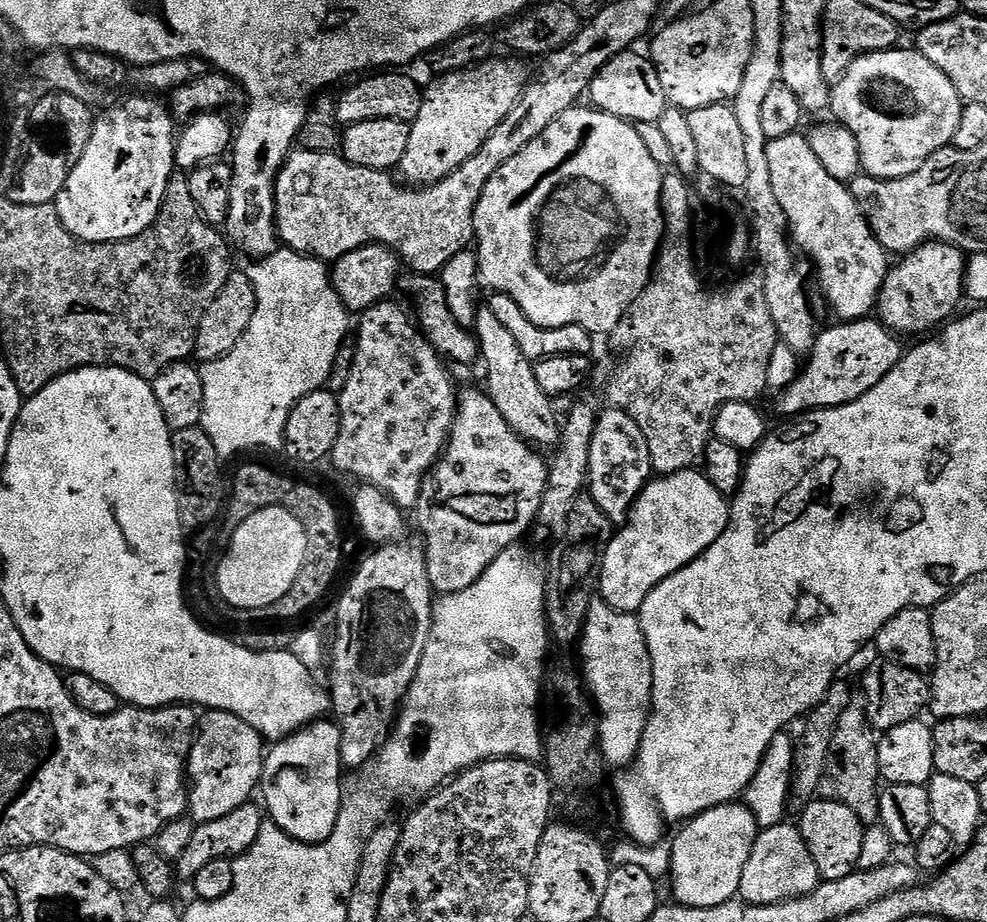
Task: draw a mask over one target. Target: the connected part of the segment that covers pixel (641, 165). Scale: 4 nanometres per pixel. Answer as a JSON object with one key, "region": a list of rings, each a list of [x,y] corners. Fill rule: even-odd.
{"region":[[[577,106],[566,110],[566,114],[554,118],[554,122],[550,122],[550,126],[546,126],[546,130],[542,130],[542,134],[538,134],[538,138],[530,142],[530,146],[526,146],[526,150],[518,150],[518,154],[514,154],[514,158],[510,158],[510,162],[502,166],[498,174],[494,174],[490,182],[486,182],[486,190],[482,190],[482,198],[478,198],[478,206],[474,210],[474,230],[476,231],[474,251],[480,263],[481,281],[487,287],[489,284],[492,292],[501,292],[514,298],[522,314],[526,314],[526,318],[530,318],[534,326],[558,328],[573,324],[585,328],[591,334],[615,332],[616,327],[625,319],[636,297],[644,291],[645,286],[654,276],[654,265],[660,250],[660,241],[666,235],[664,208],[660,205],[664,178],[665,173],[658,166],[658,162],[650,158],[650,150],[646,150],[642,138],[638,138],[635,124],[605,112],[597,112],[591,106]]]}

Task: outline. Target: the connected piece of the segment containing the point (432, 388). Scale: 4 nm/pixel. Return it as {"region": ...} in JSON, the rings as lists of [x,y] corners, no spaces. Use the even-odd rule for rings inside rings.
{"region":[[[385,302],[376,304],[359,317],[360,329],[355,329],[354,340],[356,336],[356,353],[352,356],[352,369],[348,372],[348,381],[344,384],[344,389],[339,389],[338,399],[340,401],[340,433],[338,440],[334,442],[330,464],[333,464],[340,472],[345,472],[348,476],[357,476],[357,481],[371,484],[378,490],[385,493],[389,499],[393,501],[401,510],[415,509],[418,502],[418,494],[422,490],[422,482],[425,476],[432,471],[433,466],[439,461],[444,445],[448,443],[448,434],[452,430],[452,422],[456,418],[456,409],[458,407],[457,389],[452,389],[452,380],[448,377],[448,372],[444,369],[445,361],[441,355],[436,352],[421,329],[418,327],[417,321],[413,319],[410,312],[404,308],[399,308],[393,302]]]}

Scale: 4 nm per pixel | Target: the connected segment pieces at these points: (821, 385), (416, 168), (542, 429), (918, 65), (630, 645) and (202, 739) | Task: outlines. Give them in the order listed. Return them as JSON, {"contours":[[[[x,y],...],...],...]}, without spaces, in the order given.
{"contours":[[[[876,318],[836,322],[833,328],[819,333],[812,351],[806,356],[795,380],[779,393],[776,408],[788,418],[796,418],[817,408],[837,408],[843,404],[862,398],[894,366],[898,366],[900,357],[906,348],[901,337],[884,327]]],[[[511,59],[483,60],[473,68],[437,75],[436,81],[424,88],[422,110],[418,110],[418,118],[411,123],[410,142],[398,169],[409,185],[436,184],[482,150],[482,142],[510,114],[530,79],[530,72],[520,65],[523,63]]],[[[487,306],[478,310],[474,335],[479,344],[479,359],[484,360],[484,376],[488,379],[486,391],[494,406],[498,406],[498,414],[506,418],[529,446],[555,449],[560,442],[562,424],[559,419],[556,421],[553,397],[546,395],[542,386],[538,386],[538,378],[534,378],[533,361],[522,354],[518,341],[502,327],[502,321]]],[[[904,47],[860,56],[844,71],[843,78],[831,85],[831,115],[857,139],[863,171],[883,180],[914,174],[938,150],[949,147],[964,109],[958,90],[954,90],[954,82],[950,82],[950,78],[946,78],[946,74],[942,74],[942,70],[922,53]]],[[[593,599],[585,618],[583,633],[578,640],[580,660],[584,663],[582,679],[598,713],[599,748],[603,763],[612,770],[623,770],[635,760],[642,734],[646,730],[648,713],[652,710],[652,663],[646,638],[639,619],[630,613],[616,612],[604,599]]],[[[205,711],[199,717],[192,738],[192,747],[188,750],[186,761],[186,776],[190,781],[190,787],[187,789],[187,815],[197,824],[205,824],[214,822],[214,818],[226,818],[226,814],[238,810],[238,806],[249,803],[259,789],[265,755],[266,741],[264,737],[257,734],[250,726],[246,726],[246,722],[242,722],[242,718],[229,712]]]]}

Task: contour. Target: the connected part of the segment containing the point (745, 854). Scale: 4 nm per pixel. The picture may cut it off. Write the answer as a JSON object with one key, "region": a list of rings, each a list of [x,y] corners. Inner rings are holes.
{"region":[[[744,802],[723,804],[706,810],[700,816],[693,816],[680,830],[672,844],[672,892],[676,895],[673,896],[675,903],[686,906],[722,906],[722,902],[737,899],[742,870],[749,861],[758,833],[755,814]]]}

